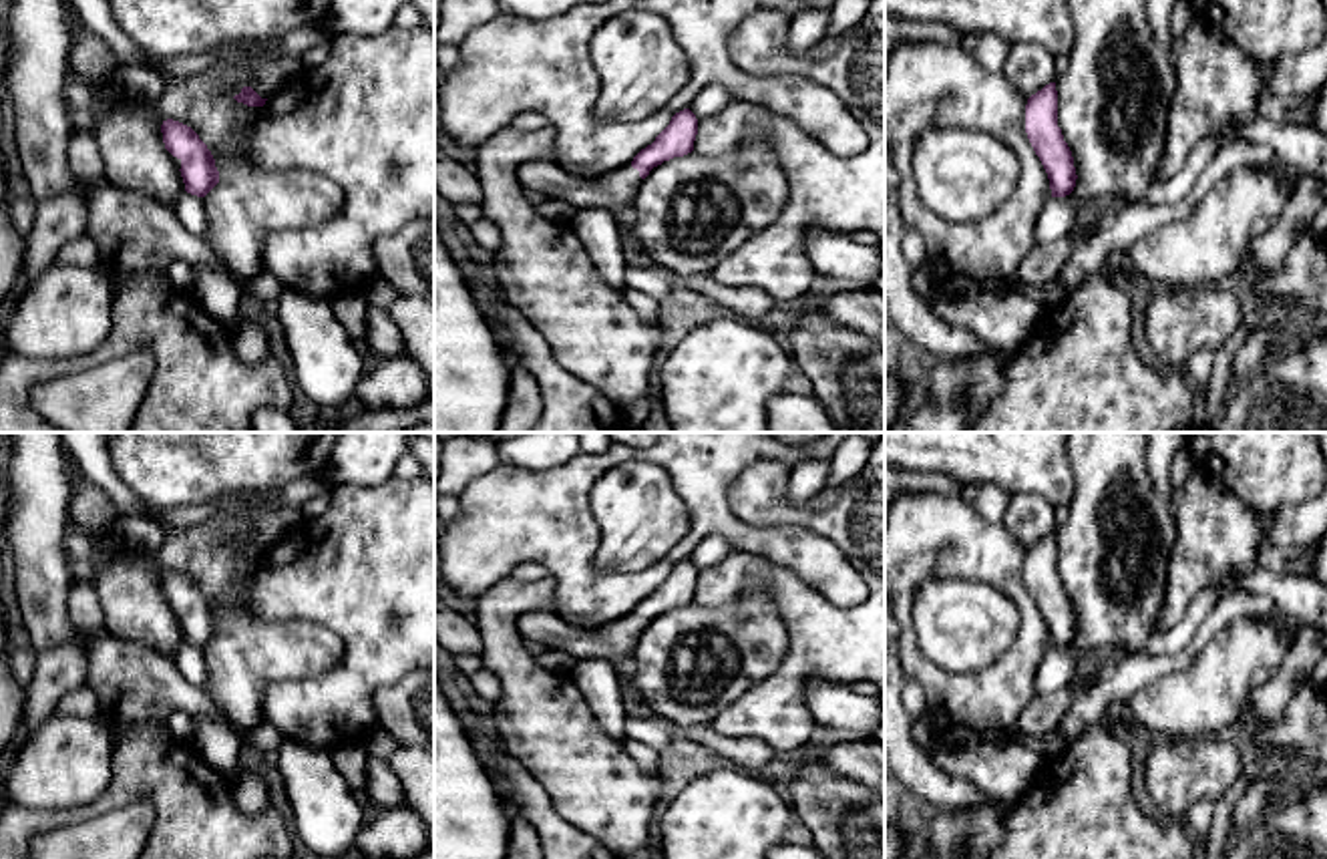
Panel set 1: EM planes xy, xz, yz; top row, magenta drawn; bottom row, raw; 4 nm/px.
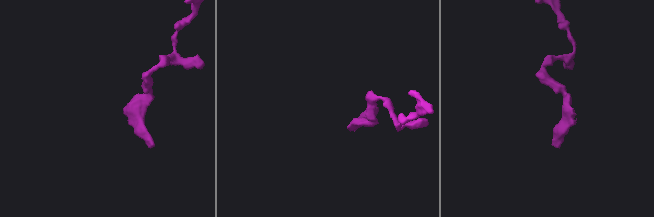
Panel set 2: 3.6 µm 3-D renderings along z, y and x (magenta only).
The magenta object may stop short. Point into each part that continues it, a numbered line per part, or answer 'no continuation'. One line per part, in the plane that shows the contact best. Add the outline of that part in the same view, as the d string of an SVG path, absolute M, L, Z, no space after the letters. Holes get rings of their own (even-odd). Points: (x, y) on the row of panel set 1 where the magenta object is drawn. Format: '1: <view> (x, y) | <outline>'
1: xz (614, 190) | M531 159L519 165L517 181L523 189L539 191L551 199L563 199L575 209L607 209L619 223L621 211L635 197L643 179L631 163L599 177L577 177L565 171L557 161Z

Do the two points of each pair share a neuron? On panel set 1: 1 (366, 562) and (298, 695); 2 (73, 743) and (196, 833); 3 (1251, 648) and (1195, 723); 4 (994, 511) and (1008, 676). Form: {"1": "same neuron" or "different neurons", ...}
{"1": "same neuron", "2": "different neurons", "3": "same neuron", "4": "different neurons"}

